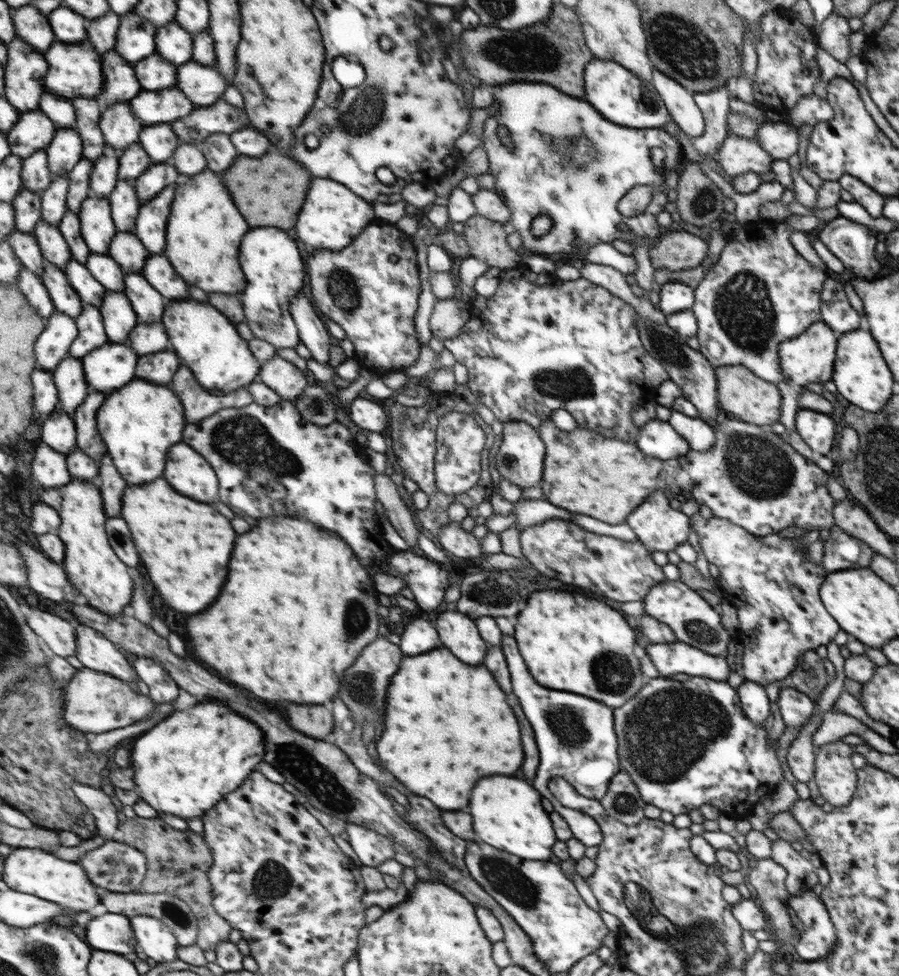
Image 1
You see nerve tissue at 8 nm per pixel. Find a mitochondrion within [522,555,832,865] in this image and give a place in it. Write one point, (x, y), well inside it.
(664, 735)

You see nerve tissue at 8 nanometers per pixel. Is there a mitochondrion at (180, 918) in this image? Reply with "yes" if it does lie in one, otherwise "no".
yes

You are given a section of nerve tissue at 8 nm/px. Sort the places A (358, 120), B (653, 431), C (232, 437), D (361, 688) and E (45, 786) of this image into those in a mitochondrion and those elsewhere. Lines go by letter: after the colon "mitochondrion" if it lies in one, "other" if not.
A: mitochondrion
B: other
C: mitochondrion
D: mitochondrion
E: other

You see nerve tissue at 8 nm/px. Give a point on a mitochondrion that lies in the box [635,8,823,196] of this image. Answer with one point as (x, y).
(686, 50)

